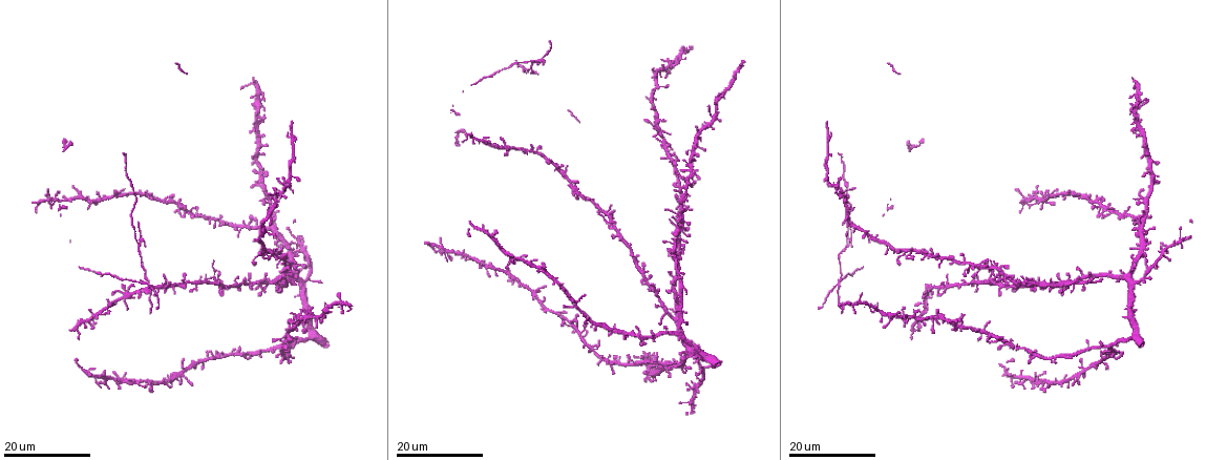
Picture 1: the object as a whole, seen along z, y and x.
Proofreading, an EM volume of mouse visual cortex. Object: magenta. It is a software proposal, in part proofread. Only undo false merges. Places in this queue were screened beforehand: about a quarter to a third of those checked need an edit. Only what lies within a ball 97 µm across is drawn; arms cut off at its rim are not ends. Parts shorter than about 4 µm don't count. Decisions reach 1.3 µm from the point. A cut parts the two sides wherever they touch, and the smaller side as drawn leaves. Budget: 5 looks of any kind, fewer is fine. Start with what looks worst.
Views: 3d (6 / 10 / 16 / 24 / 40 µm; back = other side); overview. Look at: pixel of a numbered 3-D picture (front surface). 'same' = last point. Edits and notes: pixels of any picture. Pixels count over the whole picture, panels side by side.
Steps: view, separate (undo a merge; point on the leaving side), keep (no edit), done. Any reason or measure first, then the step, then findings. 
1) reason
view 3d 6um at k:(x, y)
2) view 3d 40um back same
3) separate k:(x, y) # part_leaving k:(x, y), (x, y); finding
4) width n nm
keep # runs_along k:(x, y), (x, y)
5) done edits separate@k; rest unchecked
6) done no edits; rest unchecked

looks like a crossing
view 3d 16um at 1:(148, 282)

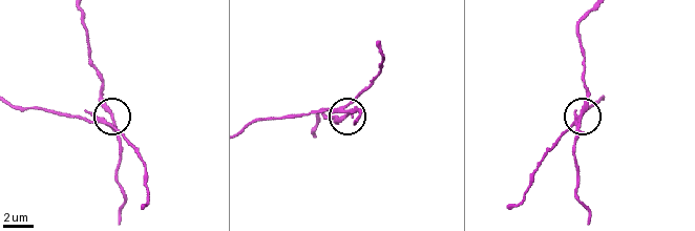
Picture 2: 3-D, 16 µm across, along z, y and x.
zoom in
view 3d 10um at 2:(579, 120)

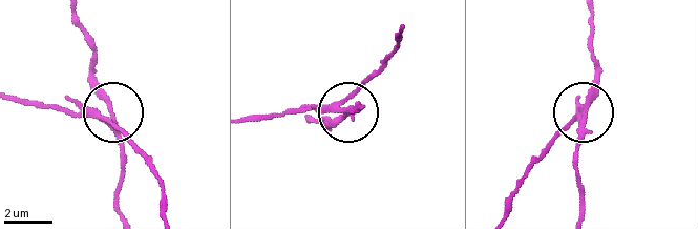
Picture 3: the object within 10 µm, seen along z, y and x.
width 230 nm
separate 3:(353, 121) # part_leaving 3:(578, 112), (596, 70), (591, 16); a second neuron is stuck on

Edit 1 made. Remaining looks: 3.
view 3d 16um at 1:(124, 291)

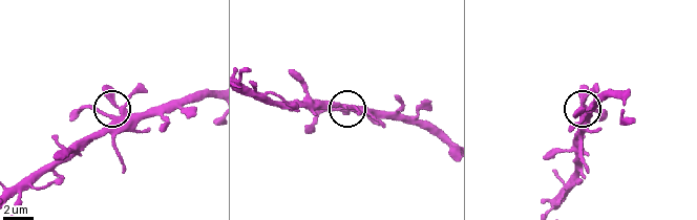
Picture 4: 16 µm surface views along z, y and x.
zoom in
view 3d 10um at 4:(120, 111)

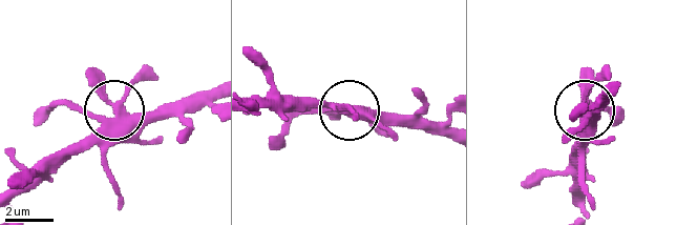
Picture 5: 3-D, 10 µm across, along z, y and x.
arms 4
keep # continuous, no second neuron

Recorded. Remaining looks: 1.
done edits separate@3; rest unchecked

